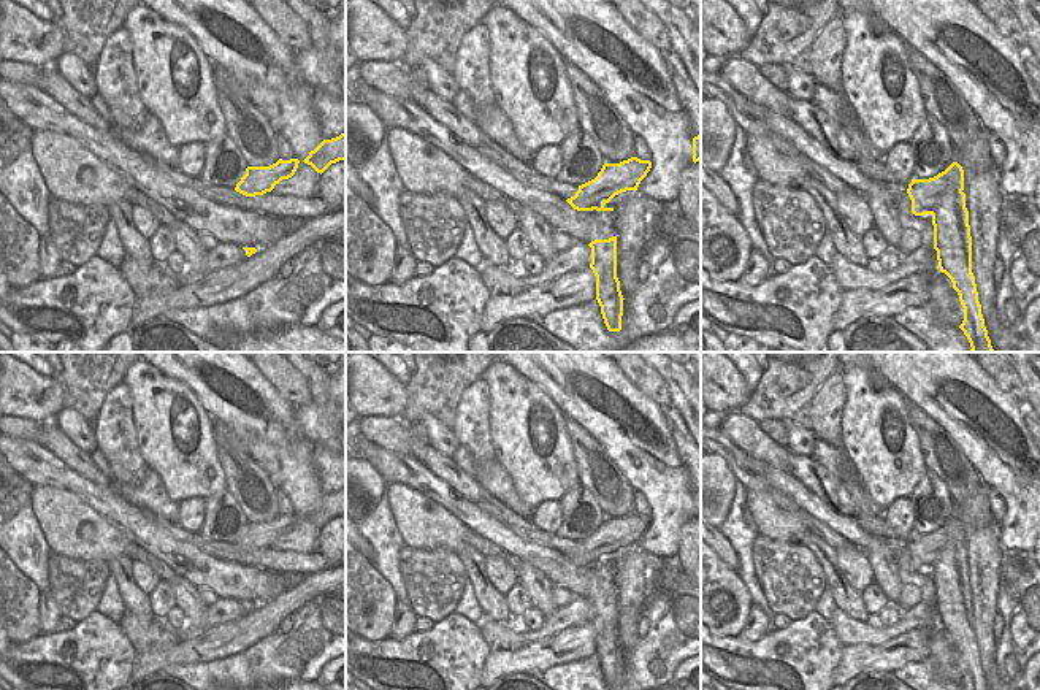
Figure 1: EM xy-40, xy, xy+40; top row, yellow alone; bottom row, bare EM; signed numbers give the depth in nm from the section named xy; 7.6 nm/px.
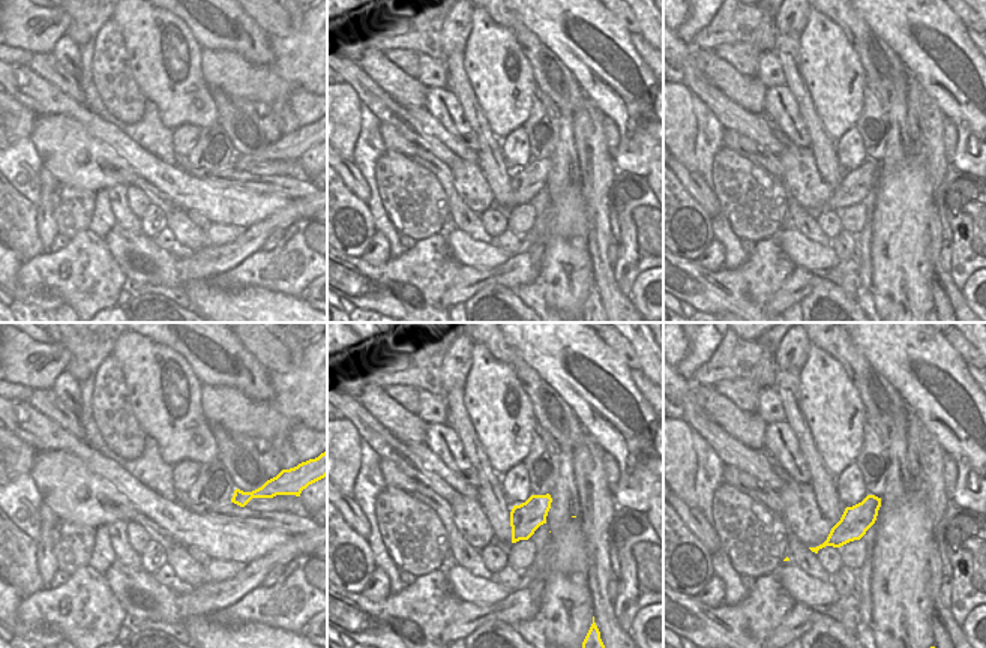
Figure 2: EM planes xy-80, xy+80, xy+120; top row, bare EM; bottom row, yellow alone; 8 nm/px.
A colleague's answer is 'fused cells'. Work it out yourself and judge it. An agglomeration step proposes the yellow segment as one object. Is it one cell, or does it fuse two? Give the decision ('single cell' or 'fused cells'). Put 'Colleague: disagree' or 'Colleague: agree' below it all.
fused cells
Colleague: agree

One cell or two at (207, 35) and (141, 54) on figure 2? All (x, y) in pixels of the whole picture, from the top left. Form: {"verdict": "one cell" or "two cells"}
{"verdict": "two cells"}

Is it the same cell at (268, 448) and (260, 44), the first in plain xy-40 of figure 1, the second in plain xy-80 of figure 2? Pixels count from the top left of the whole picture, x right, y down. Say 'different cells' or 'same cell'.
same cell

